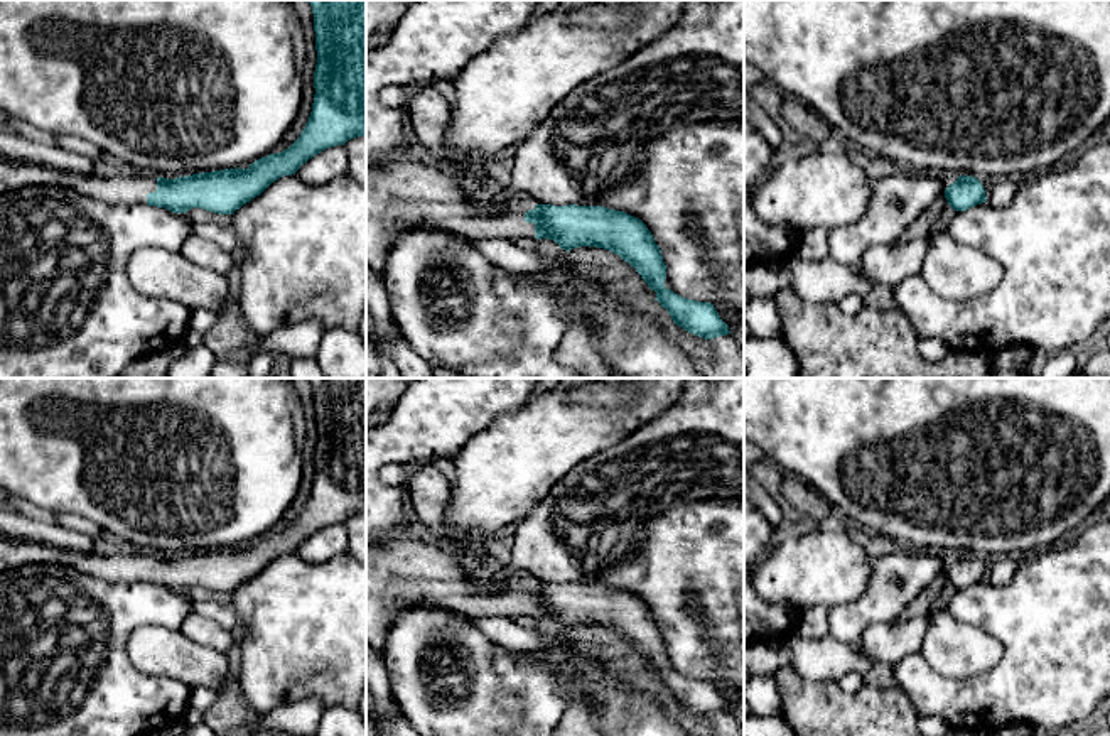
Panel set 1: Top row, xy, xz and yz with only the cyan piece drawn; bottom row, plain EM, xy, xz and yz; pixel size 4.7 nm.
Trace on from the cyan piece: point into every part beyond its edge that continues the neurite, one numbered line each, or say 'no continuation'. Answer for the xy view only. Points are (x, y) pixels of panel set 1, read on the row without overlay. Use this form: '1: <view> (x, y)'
1: xy (120, 568)

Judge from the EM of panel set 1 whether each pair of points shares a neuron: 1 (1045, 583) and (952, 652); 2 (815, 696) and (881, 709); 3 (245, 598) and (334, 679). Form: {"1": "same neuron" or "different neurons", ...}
{"1": "different neurons", "2": "same neuron", "3": "same neuron"}

